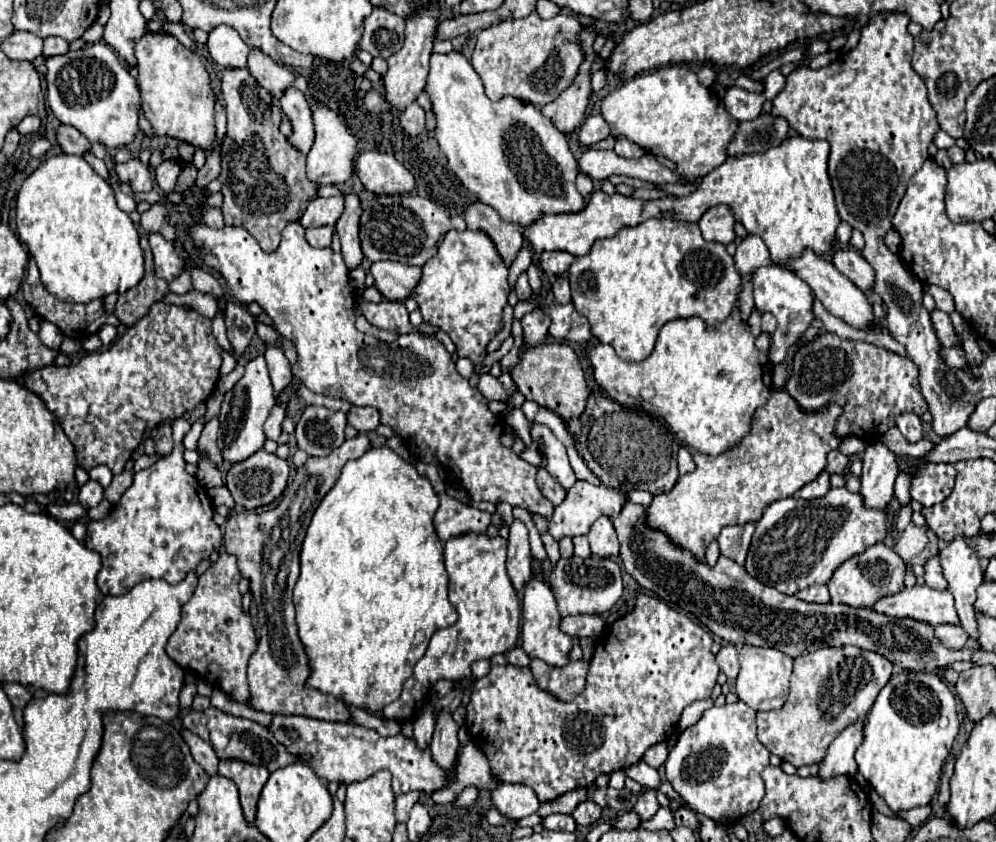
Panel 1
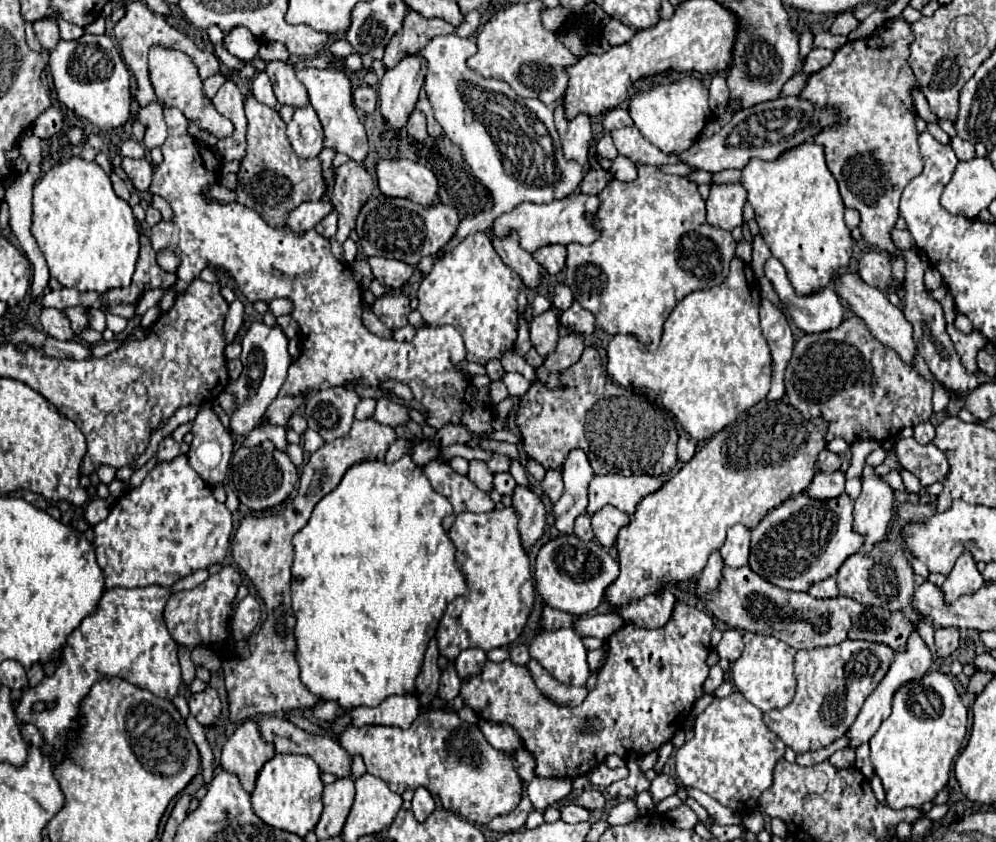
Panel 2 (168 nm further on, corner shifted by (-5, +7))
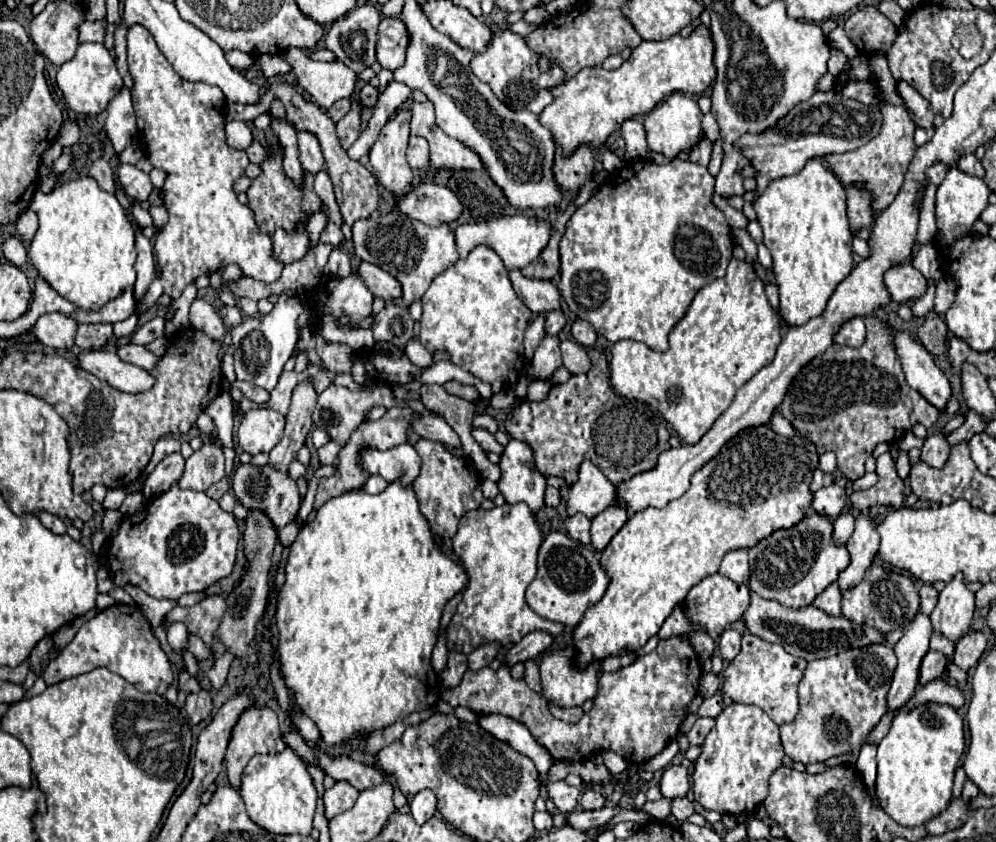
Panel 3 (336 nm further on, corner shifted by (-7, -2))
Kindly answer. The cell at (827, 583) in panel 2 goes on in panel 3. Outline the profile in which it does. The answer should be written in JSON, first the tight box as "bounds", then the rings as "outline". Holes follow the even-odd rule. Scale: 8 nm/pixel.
{"bounds":[812,584,842,616],"outline":[[[830,584],[822,594],[816,596],[816,600],[812,602],[816,608],[824,610],[826,614],[830,616],[840,616],[840,600],[842,600],[842,594],[840,594],[840,588],[838,584]]]}

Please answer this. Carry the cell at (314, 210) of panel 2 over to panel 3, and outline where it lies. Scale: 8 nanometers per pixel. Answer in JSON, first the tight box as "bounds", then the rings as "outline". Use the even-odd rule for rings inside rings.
{"bounds":[272,228,310,264],"outline":[[[278,228],[272,236],[272,242],[274,242],[274,256],[284,264],[290,264],[294,260],[300,260],[306,254],[310,238],[306,230]]]}

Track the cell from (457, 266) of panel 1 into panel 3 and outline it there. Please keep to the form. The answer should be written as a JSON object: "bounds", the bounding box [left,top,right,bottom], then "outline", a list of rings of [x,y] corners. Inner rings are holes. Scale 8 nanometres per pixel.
{"bounds":[420,246,532,392],"outline":[[[478,246],[474,248],[466,258],[460,258],[450,268],[446,268],[442,274],[438,274],[426,294],[422,296],[422,320],[420,320],[420,342],[428,352],[434,352],[436,348],[444,348],[452,356],[452,364],[458,364],[466,372],[474,374],[482,382],[490,382],[492,390],[498,392],[502,388],[512,388],[524,368],[524,332],[532,318],[532,312],[528,306],[516,296],[510,280],[508,270],[502,264],[500,256],[488,248]]]}

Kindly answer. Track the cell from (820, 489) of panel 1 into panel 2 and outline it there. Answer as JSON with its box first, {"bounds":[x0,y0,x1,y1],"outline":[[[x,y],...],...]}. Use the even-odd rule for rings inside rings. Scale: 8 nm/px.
{"bounds":[806,471,844,499],"outline":[[[834,471],[834,473],[816,473],[816,477],[812,479],[808,491],[806,491],[812,499],[836,499],[838,495],[844,493],[844,473],[842,471]]]}

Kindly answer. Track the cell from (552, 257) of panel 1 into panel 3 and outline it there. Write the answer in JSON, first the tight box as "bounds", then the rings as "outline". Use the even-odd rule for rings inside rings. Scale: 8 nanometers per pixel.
{"bounds":[522,236,560,280],"outline":[[[554,236],[548,242],[548,248],[526,268],[522,268],[524,276],[528,278],[540,278],[540,280],[552,280],[560,272],[560,252],[558,252],[558,240],[560,236]]]}

